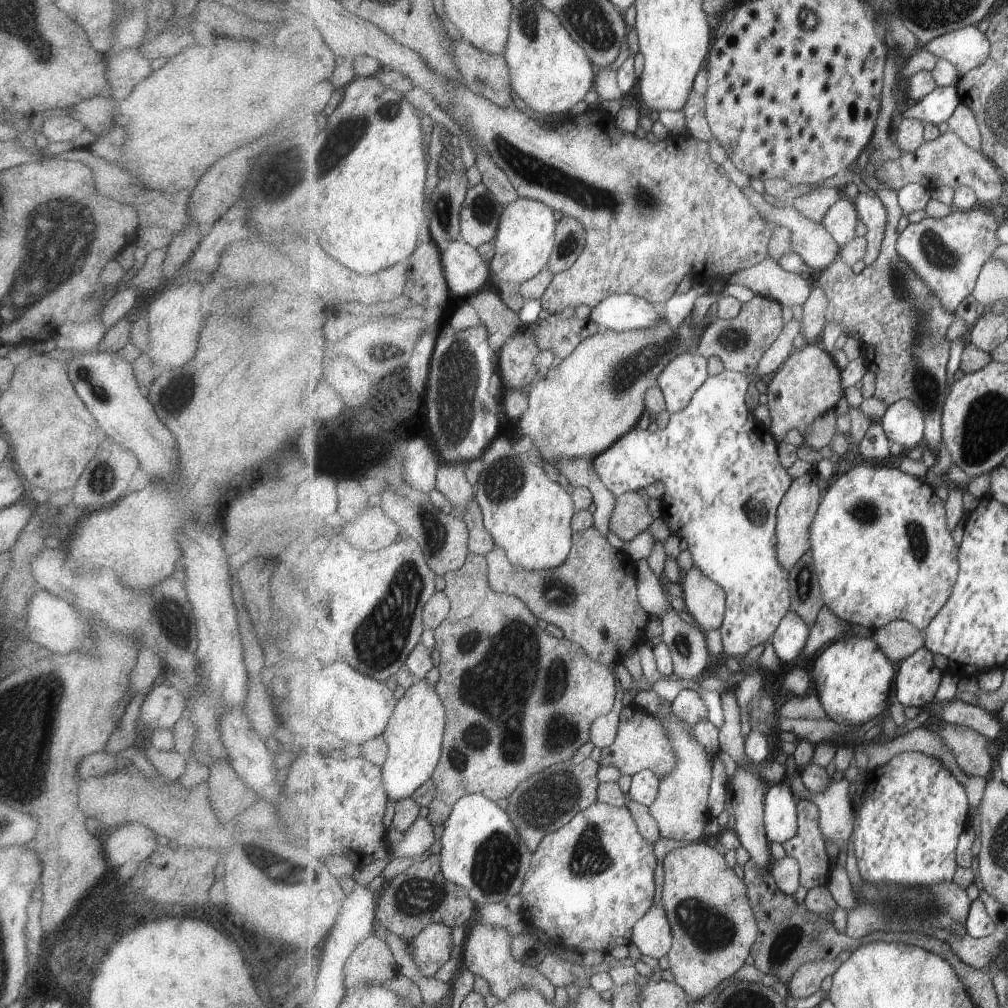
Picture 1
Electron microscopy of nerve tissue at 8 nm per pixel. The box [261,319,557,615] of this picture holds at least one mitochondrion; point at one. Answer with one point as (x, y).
(459, 369)

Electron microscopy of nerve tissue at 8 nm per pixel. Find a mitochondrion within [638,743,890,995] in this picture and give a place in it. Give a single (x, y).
(711, 931)

